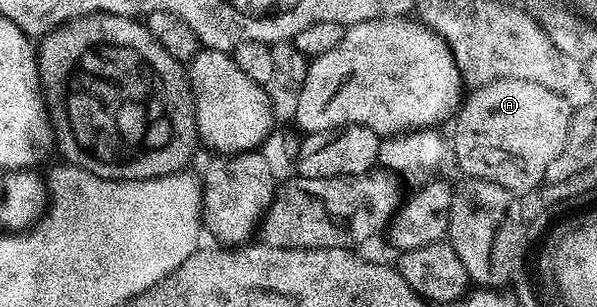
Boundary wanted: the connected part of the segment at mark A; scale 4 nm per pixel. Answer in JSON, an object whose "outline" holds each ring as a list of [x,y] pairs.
{"outline":[[[522,78],[495,80],[489,84],[483,84],[480,88],[472,88],[470,94],[472,96],[465,95],[463,97],[462,103],[455,113],[454,123],[456,122],[456,125],[452,128],[452,140],[450,136],[450,152],[451,155],[452,152],[456,155],[457,166],[465,172],[463,174],[465,177],[494,182],[517,194],[525,194],[524,192],[532,191],[532,193],[535,193],[545,183],[544,175],[546,174],[546,169],[550,167],[550,161],[561,152],[562,146],[566,146],[566,130],[570,130],[570,118],[574,111],[573,105],[561,93],[554,90],[546,90],[546,86],[538,86],[538,82],[526,82]]]}

